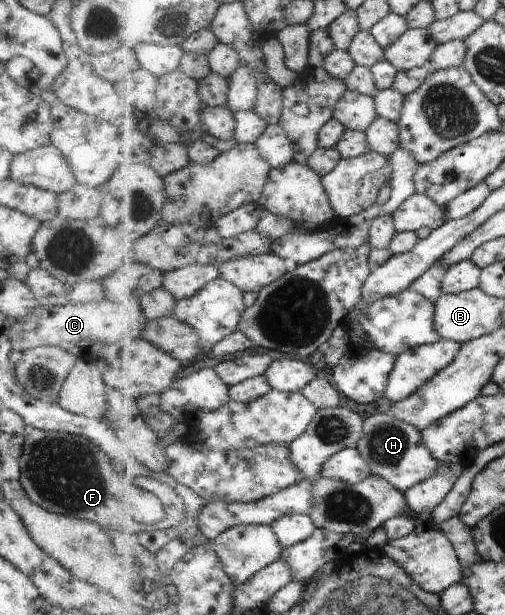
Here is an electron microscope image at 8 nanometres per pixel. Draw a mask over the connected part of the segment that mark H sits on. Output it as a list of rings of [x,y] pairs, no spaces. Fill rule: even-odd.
[[[390,412],[376,413],[365,420],[364,431],[357,448],[371,465],[374,474],[385,477],[404,493],[416,484],[435,476],[442,465],[432,450],[424,445],[420,429],[398,419]]]

